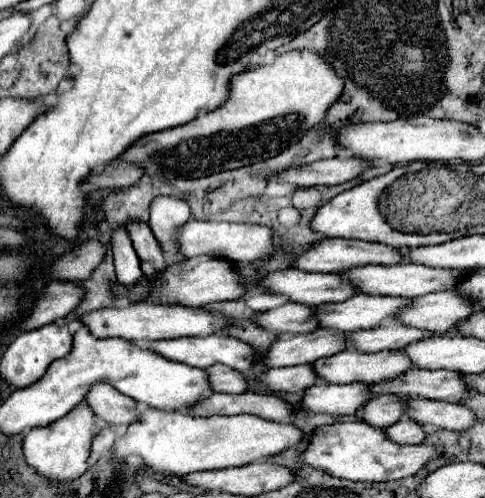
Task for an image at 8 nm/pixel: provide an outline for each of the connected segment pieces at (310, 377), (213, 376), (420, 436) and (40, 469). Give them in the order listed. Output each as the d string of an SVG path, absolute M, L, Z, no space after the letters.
M306 364L296 368L270 368L258 378L260 386L272 392L304 392L306 388L316 384L316 380L316 372Z
M214 364L204 370L208 374L208 382L212 392L224 392L224 394L242 394L246 390L244 374L232 368L224 368L224 364Z
M398 420L384 432L396 444L420 444L426 436L424 428L420 428L420 424L412 424L412 420Z
M76 408L68 416L44 426L34 428L22 440L22 452L28 466L32 466L40 476L56 482L72 482L88 470L88 454L92 444L94 412L86 408Z

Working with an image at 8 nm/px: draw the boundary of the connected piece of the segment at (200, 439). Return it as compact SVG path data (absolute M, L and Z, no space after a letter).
M146 410L140 420L128 426L126 436L114 442L112 460L138 456L148 468L168 476L186 476L198 470L222 470L252 464L264 456L278 454L302 440L302 432L292 424L278 424L258 416L210 416L194 418L182 412Z

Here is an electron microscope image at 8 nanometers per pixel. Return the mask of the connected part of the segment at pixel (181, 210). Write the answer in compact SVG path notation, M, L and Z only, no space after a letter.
M158 196L150 204L150 220L148 226L156 240L160 242L164 254L178 262L182 256L176 252L176 228L190 220L190 208L184 200L174 196Z

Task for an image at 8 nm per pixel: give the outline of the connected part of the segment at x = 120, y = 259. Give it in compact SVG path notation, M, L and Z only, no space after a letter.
M124 226L116 228L112 234L112 254L116 278L120 284L132 286L134 282L140 282L140 278L144 278L144 272L140 270L140 260L132 248L130 236Z

